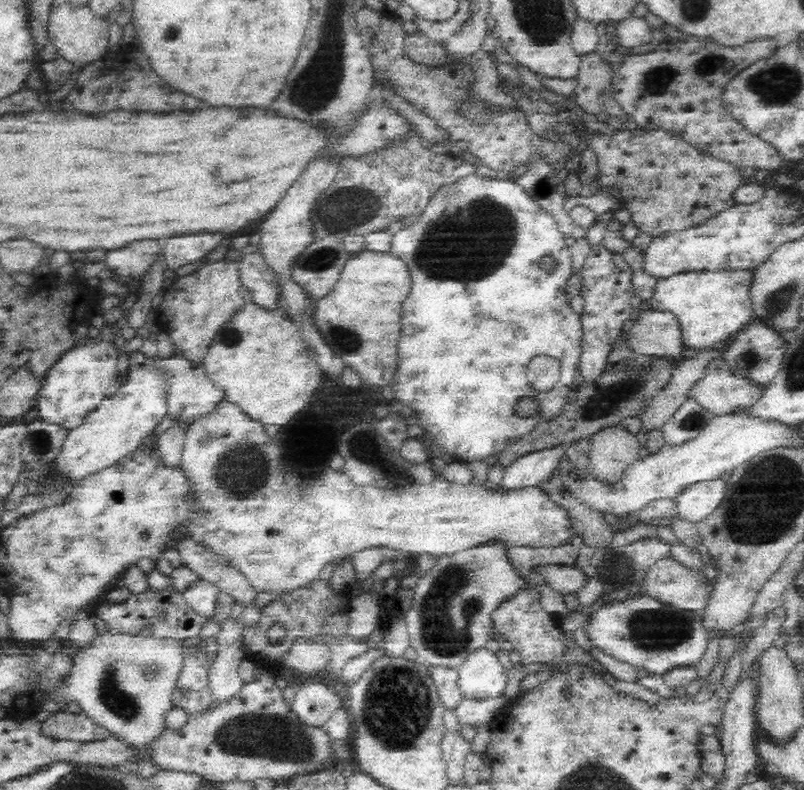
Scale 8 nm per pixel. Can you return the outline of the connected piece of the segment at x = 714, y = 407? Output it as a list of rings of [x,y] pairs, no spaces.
[[[723,355],[706,360],[706,364],[702,366],[700,371],[702,374],[694,382],[690,382],[690,386],[682,394],[682,402],[694,401],[697,405],[712,411],[713,416],[750,410],[761,394],[758,388],[750,385],[748,379],[743,379],[733,373]]]

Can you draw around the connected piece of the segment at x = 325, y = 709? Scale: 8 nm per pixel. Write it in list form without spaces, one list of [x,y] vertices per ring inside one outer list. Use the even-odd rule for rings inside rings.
[[[324,682],[301,687],[292,702],[292,711],[306,724],[314,726],[323,726],[334,710],[341,707],[341,699]]]

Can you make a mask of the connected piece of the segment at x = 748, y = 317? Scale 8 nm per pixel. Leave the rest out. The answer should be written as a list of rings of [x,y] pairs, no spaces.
[[[731,270],[728,272],[687,272],[670,277],[659,277],[652,296],[647,300],[652,309],[672,312],[680,322],[683,341],[688,353],[711,351],[726,346],[740,331],[746,330],[753,323],[753,311],[748,299],[748,282],[751,270]]]

